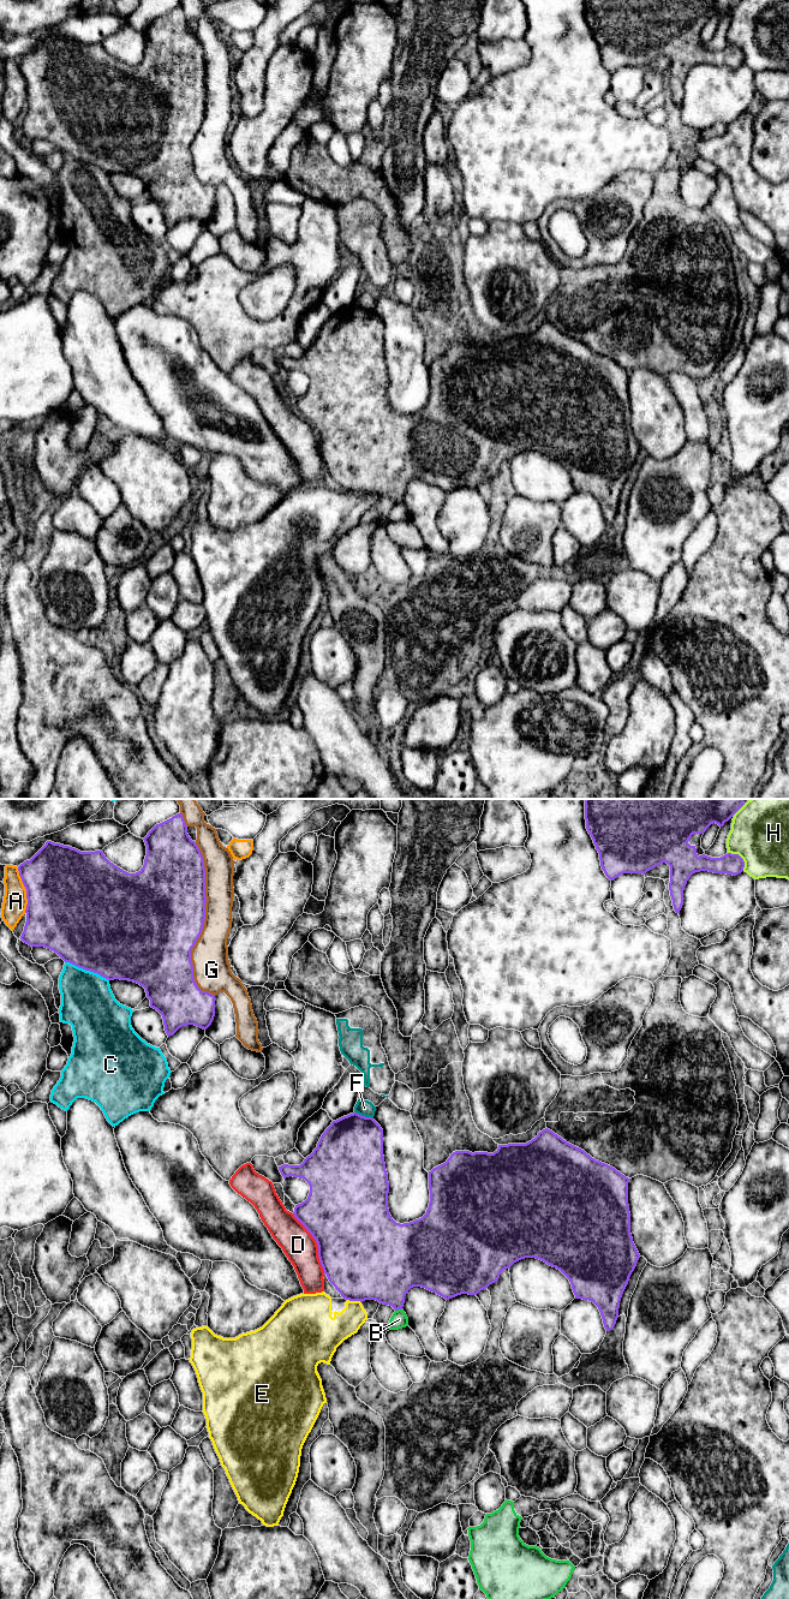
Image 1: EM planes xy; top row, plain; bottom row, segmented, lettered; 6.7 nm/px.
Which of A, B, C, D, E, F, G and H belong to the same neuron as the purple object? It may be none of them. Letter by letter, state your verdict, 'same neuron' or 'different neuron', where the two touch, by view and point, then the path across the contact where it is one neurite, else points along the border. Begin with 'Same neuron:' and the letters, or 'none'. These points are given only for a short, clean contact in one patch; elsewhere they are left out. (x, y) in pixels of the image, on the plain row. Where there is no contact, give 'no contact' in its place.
Same neuron: none
A: different neuron; contact xy (27, 83)
B: different neuron; contact xy (398, 501)
C: different neuron; contact xy (87, 162)
D: different neuron; contact xy (317, 436)
E: different neuron; contact xy (354, 493); border xy (347, 491), (360, 495)
F: different neuron; contact xy (364, 309)
G: different neuron; contact xy (203, 115)
H: different neuron; contact xy (741, 51)

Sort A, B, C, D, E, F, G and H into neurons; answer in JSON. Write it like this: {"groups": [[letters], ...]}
{"groups": [["A"], ["B"], ["C"], ["D"], ["E"], ["F"], ["G"], ["H"]]}

